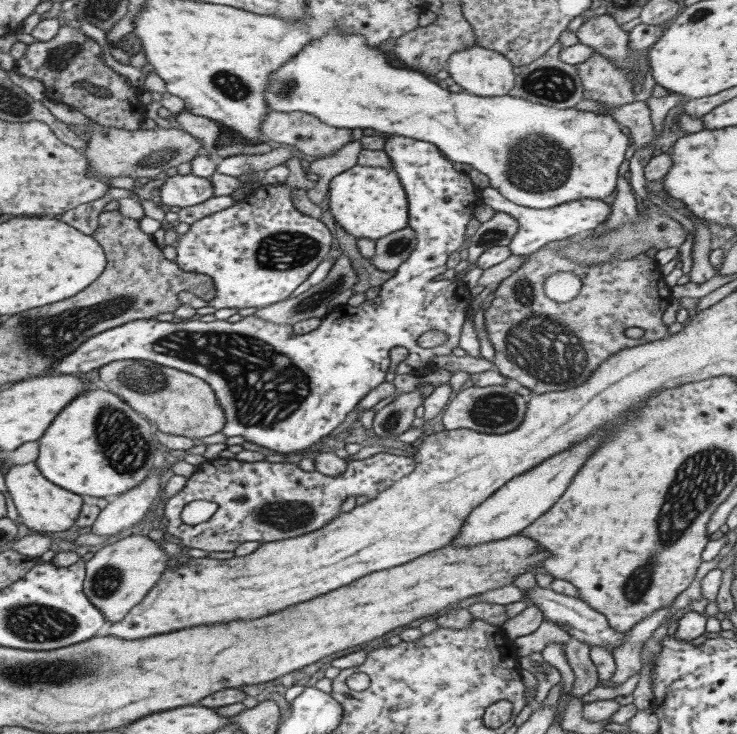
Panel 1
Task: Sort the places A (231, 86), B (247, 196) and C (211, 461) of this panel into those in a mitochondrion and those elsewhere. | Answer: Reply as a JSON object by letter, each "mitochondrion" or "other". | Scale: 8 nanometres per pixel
{"A":"mitochondrion","B":"other","C":"other"}

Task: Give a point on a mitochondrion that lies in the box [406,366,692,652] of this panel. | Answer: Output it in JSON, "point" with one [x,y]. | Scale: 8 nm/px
{"point":[494,411]}

